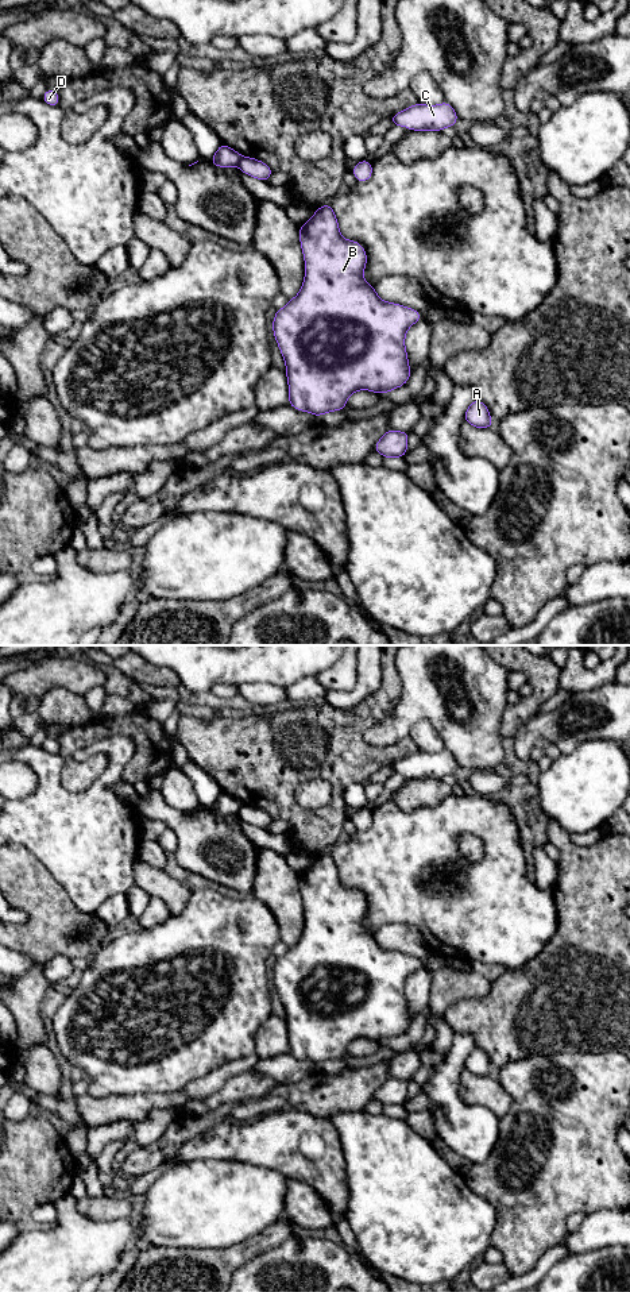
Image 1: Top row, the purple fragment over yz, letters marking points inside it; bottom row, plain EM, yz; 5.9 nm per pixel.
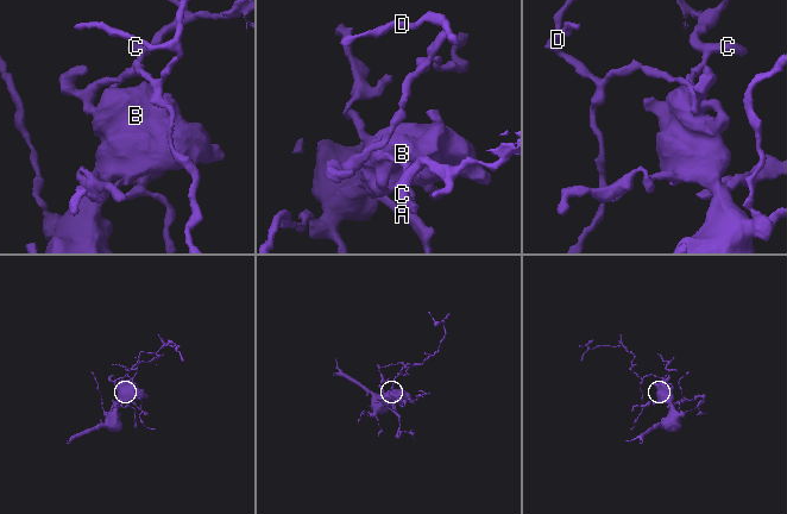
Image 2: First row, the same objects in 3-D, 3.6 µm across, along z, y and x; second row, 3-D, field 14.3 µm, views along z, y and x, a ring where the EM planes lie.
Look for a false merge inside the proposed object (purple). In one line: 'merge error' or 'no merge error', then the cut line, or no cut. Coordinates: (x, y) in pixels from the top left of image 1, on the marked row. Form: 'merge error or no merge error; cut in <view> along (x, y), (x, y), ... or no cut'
merge error; cut in yz along (240, 155), (236, 165)

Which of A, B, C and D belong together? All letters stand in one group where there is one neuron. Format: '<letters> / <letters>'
A B C / D

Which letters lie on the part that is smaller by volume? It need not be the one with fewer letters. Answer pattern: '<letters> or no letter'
D

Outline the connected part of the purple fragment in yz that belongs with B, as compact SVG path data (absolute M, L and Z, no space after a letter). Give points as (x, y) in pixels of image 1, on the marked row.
M331 204L317 208L313 217L299 225L299 243L305 259L302 288L285 308L275 311L273 320L273 333L286 363L289 405L320 417L344 409L348 397L357 390L386 394L403 386L411 375L405 347L406 332L422 315L405 305L383 301L374 285L364 281L367 252L359 242L341 236Z

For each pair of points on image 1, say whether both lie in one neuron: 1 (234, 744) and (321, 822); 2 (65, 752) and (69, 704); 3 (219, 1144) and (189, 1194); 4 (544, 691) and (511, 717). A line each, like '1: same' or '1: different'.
1: same
2: different
3: different
4: same

